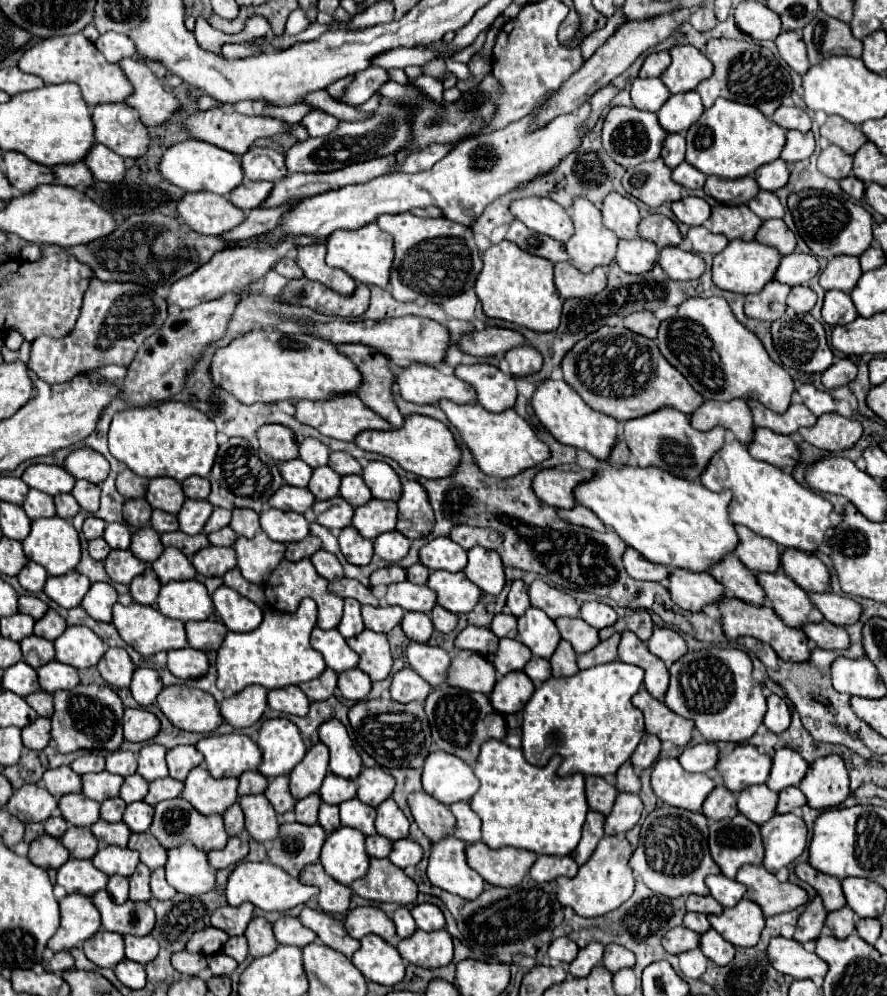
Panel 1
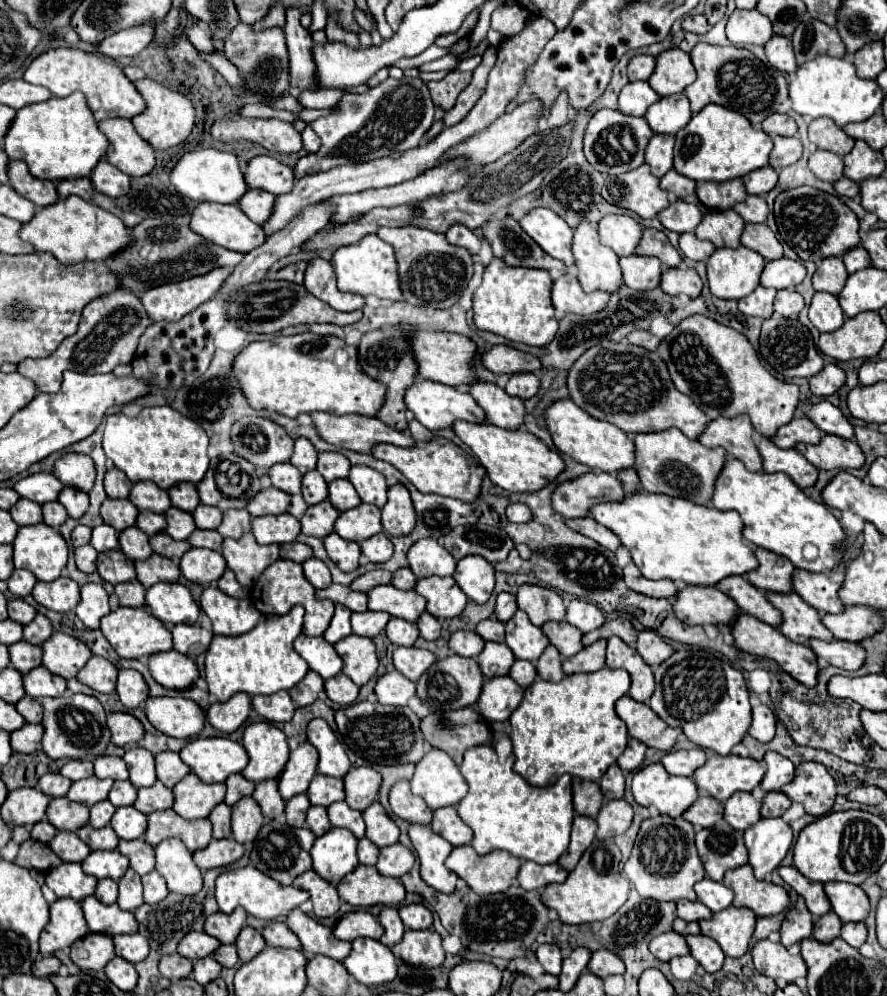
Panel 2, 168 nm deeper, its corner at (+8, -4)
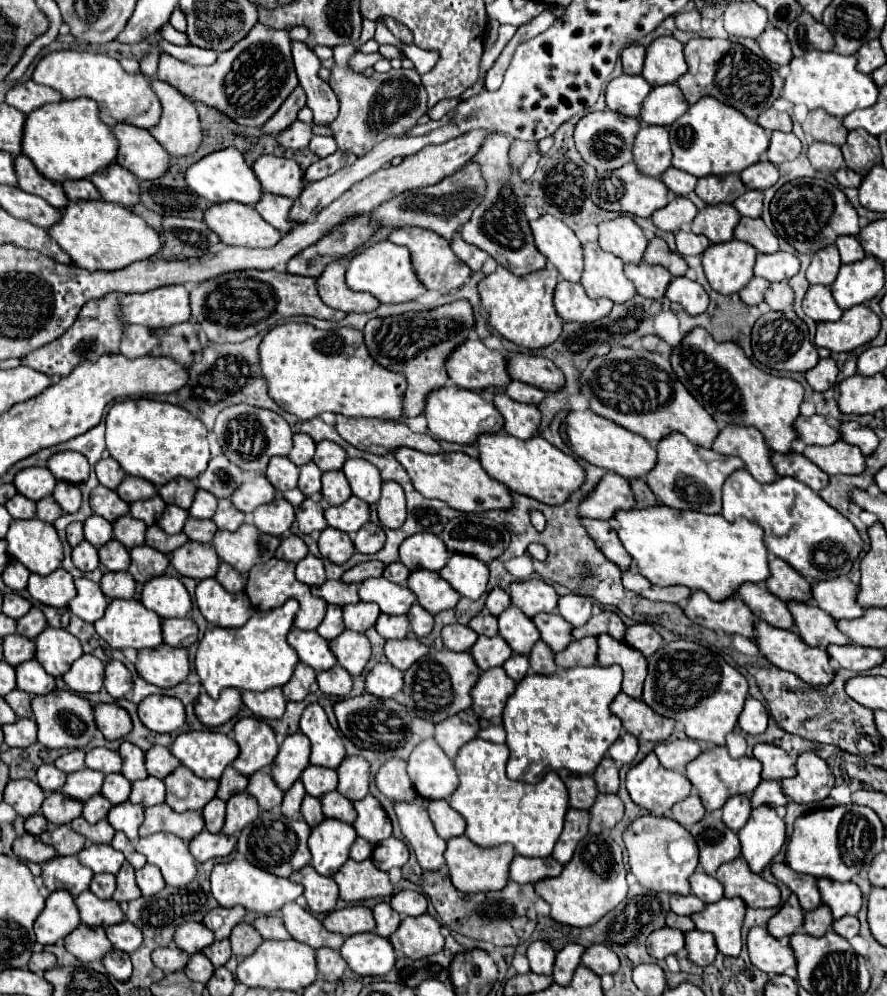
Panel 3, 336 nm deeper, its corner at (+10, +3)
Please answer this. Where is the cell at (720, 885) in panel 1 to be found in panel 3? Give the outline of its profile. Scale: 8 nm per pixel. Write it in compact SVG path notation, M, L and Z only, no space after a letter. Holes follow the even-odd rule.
M702 869L692 873L690 885L692 885L692 893L696 897L700 897L704 903L716 903L724 897L724 887L720 885L720 881L716 877L704 873Z

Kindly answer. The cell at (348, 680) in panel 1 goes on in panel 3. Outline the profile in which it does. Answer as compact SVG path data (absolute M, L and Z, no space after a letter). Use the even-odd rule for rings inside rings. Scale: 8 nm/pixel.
M334 665L332 669L318 673L318 687L326 695L346 697L352 691L352 675L340 669L340 665Z

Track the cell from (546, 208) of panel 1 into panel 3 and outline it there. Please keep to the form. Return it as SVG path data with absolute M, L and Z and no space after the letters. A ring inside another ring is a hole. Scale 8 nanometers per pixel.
M550 213L540 215L538 219L530 221L536 247L546 259L558 269L558 273L566 281L580 281L582 275L582 243L574 235L574 231L562 223L560 219L552 217Z

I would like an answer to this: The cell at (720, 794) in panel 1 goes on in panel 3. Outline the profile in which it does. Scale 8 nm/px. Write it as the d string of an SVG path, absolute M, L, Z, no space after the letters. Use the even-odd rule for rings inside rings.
M692 793L692 795L688 795L684 801L676 803L674 809L672 809L672 813L674 813L674 819L676 819L680 825L692 827L696 821L700 821L700 819L706 815L706 809L704 809L700 797L696 797L696 793Z

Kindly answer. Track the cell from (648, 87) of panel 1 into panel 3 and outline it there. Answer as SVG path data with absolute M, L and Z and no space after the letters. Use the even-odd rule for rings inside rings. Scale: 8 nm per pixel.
M622 75L612 79L606 89L606 107L628 117L638 117L642 101L648 97L650 89L652 87L642 75Z

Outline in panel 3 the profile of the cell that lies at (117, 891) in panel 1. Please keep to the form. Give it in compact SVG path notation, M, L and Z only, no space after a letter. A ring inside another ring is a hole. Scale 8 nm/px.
M102 873L102 875L94 875L92 883L90 883L90 891L100 897L100 899L110 899L112 893L116 889L116 877Z

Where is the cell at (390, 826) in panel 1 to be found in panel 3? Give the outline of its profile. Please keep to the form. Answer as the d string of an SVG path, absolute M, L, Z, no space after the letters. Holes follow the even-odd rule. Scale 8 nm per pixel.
M366 795L364 799L356 801L354 807L358 811L358 819L354 821L354 829L358 837L376 845L384 841L388 835L392 835L392 823L376 797Z

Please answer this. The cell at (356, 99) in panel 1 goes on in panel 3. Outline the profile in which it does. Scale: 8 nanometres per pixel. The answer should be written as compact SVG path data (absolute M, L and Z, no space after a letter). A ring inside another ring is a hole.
M296 89L284 103L282 103L282 107L264 123L264 133L266 135L276 135L276 133L280 133L282 129L286 129L290 123L294 123L296 121L296 113L298 113L298 109L302 109L304 107L304 103L306 103L306 93L304 93L304 89Z

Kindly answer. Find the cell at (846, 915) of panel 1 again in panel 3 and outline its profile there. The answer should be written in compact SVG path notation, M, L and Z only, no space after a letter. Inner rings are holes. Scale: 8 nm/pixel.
M820 905L814 911L808 911L804 917L804 931L808 935L814 937L822 937L826 935L826 931L832 927L832 911L828 909L828 905Z

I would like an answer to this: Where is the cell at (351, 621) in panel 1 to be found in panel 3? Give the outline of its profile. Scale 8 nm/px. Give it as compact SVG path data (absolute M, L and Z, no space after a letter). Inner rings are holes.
M328 605L326 617L318 627L318 633L326 639L332 641L334 637L338 637L344 631L344 619L342 619L342 607L340 605Z

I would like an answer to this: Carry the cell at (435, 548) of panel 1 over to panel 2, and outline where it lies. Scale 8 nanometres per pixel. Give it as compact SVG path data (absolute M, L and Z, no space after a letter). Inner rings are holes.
M432 538L418 540L408 550L408 568L416 578L426 576L452 576L456 568L454 556L446 552L446 548Z

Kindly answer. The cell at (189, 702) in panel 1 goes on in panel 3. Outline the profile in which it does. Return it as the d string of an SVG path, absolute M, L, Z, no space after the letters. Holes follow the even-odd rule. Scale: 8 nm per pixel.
M150 695L138 705L142 723L156 733L170 733L186 723L186 711L180 699L166 695Z

